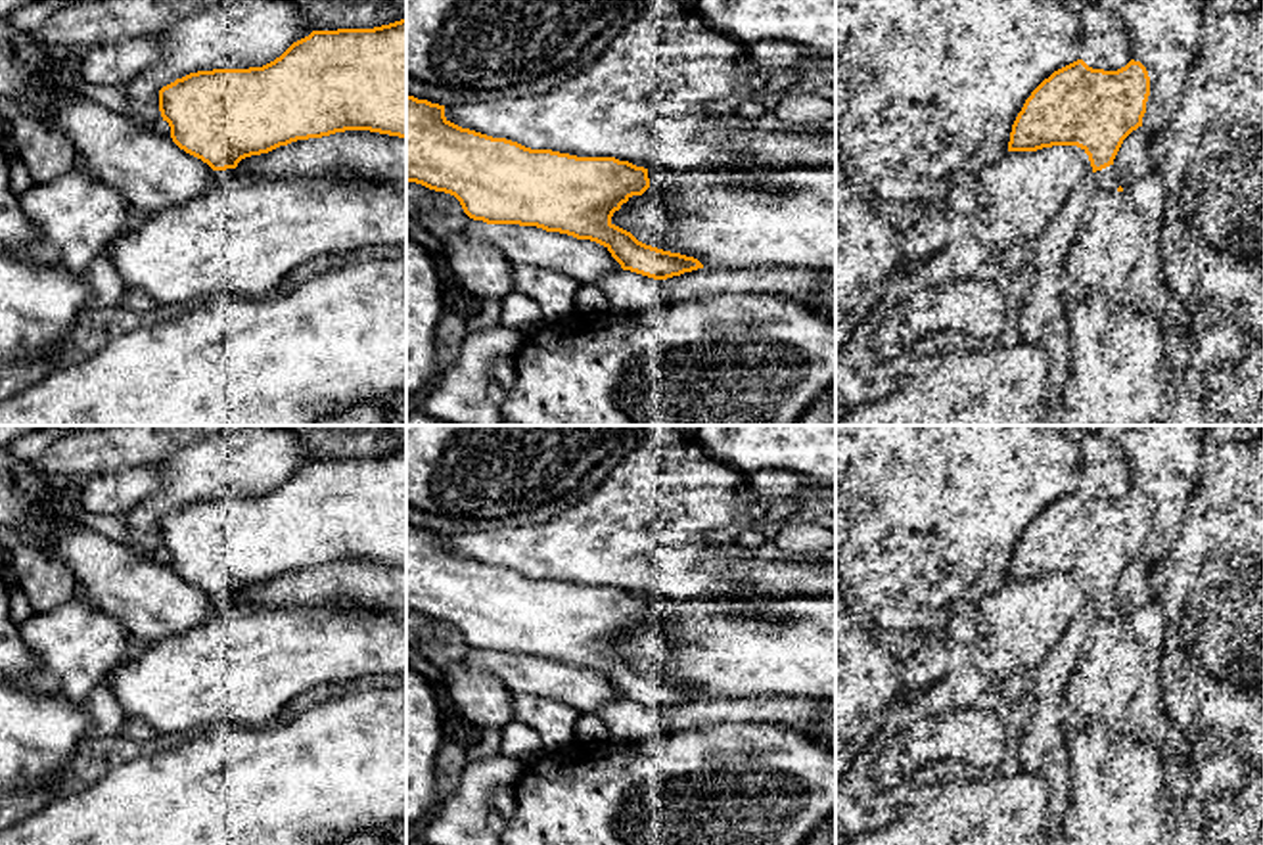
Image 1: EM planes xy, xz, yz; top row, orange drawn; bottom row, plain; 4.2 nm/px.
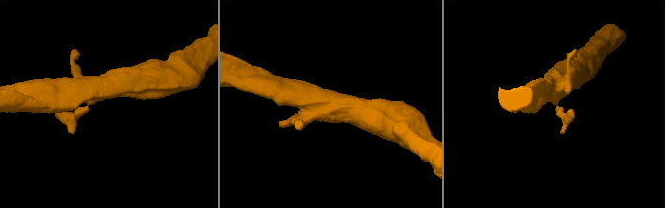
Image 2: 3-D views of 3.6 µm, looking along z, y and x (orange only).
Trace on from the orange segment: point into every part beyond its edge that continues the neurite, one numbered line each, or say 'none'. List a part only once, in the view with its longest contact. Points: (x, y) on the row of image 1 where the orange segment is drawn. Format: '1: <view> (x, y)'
1: xy (227, 177)

